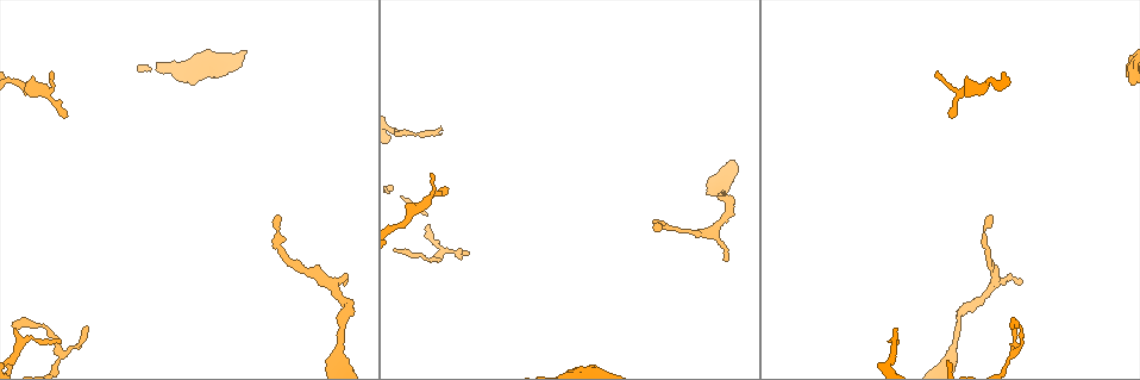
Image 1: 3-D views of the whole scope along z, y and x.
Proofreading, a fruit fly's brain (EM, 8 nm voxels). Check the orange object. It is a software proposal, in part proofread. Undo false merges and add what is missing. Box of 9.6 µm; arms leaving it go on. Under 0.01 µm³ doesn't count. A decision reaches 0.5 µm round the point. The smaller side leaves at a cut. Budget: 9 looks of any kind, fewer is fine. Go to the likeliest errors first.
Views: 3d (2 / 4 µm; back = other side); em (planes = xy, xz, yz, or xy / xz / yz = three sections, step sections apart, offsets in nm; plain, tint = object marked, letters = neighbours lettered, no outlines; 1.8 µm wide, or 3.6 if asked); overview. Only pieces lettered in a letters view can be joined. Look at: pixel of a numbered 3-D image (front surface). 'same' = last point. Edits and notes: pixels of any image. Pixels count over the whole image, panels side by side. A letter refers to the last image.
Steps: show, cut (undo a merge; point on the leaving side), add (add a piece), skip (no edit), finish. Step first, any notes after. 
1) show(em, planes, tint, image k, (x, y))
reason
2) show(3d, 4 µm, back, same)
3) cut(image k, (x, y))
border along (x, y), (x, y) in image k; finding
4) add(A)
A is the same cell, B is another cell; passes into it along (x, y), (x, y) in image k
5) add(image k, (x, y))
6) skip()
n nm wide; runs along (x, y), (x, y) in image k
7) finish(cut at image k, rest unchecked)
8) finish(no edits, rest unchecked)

show(em, planes, letters, image 1, (951, 118))
thin end

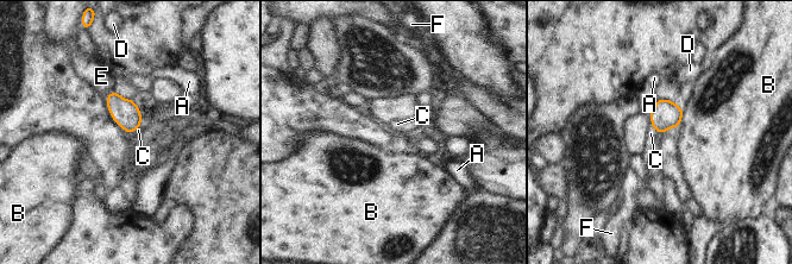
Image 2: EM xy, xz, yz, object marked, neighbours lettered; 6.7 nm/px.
add(image 2, (651, 133))
180 nm wide; C is the same cell, A, B, D, E and F are other cells; passes into it along (666, 114), (652, 125), (651, 133) in image 2; it goes on there

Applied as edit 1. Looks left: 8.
show(overview)

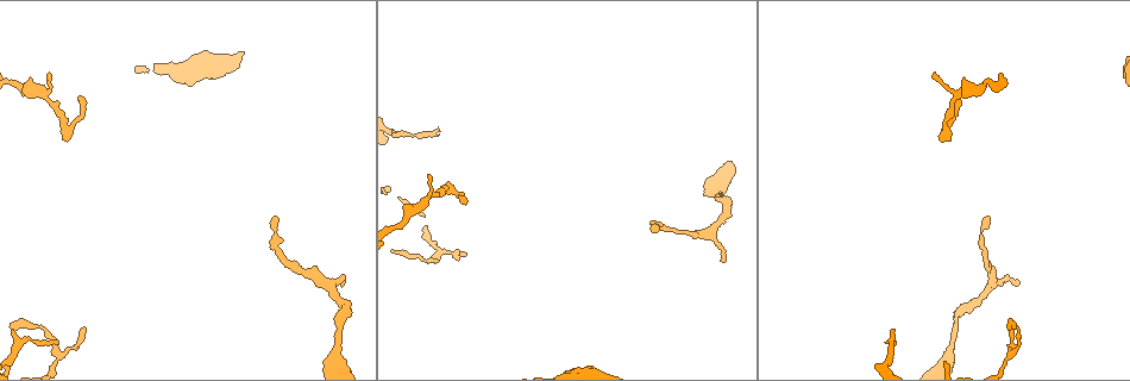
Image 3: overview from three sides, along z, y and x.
show(em, yz, step 4, letters, image 3, (986, 217))
thin end

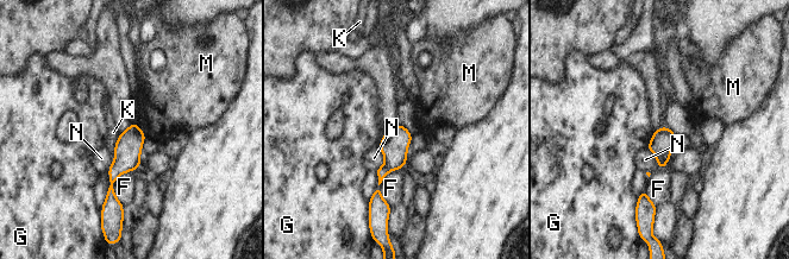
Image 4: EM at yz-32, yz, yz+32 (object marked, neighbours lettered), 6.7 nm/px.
skip()
F, G, K, M and N are other cells; runs along (135, 127), (127, 157), (112, 178), (112, 197) in image 4; no lettered piece goes on from it

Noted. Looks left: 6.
show(em, yz, step 4, letters, image 3, (83, 326))
thin end

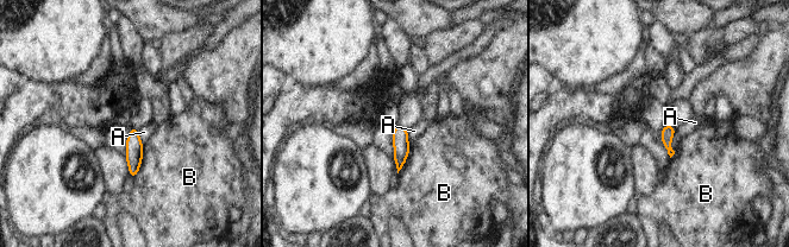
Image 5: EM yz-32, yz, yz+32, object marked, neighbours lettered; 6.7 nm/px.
show(em, planes, letters, same)

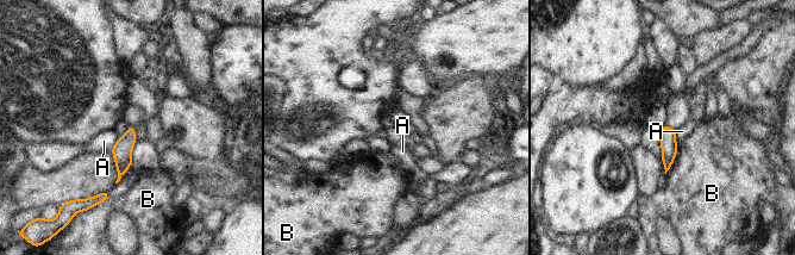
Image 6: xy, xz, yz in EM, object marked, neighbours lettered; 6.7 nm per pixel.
skip()
A and B are other cells; no lettered piece goes on from it

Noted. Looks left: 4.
show(3d, 2 µm, image 3, (438, 129))
thin end

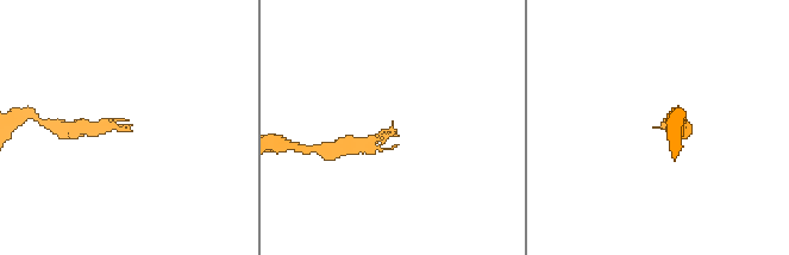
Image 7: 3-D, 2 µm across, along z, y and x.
show(em, planes, tint, image 7, (128, 131))

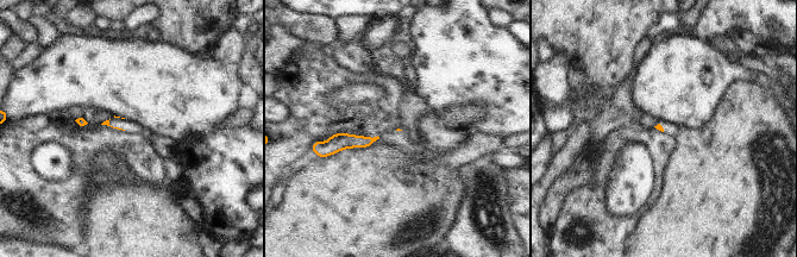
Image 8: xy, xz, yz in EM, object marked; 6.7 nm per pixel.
show(em, planes, letters, same)
see the neighbours

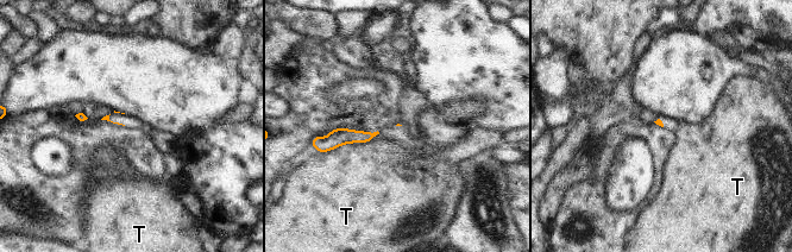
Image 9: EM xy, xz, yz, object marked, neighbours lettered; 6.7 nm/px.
skip()
T is another cell; none of them fits

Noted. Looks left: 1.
finish(add at image 2, rest unchecked)

